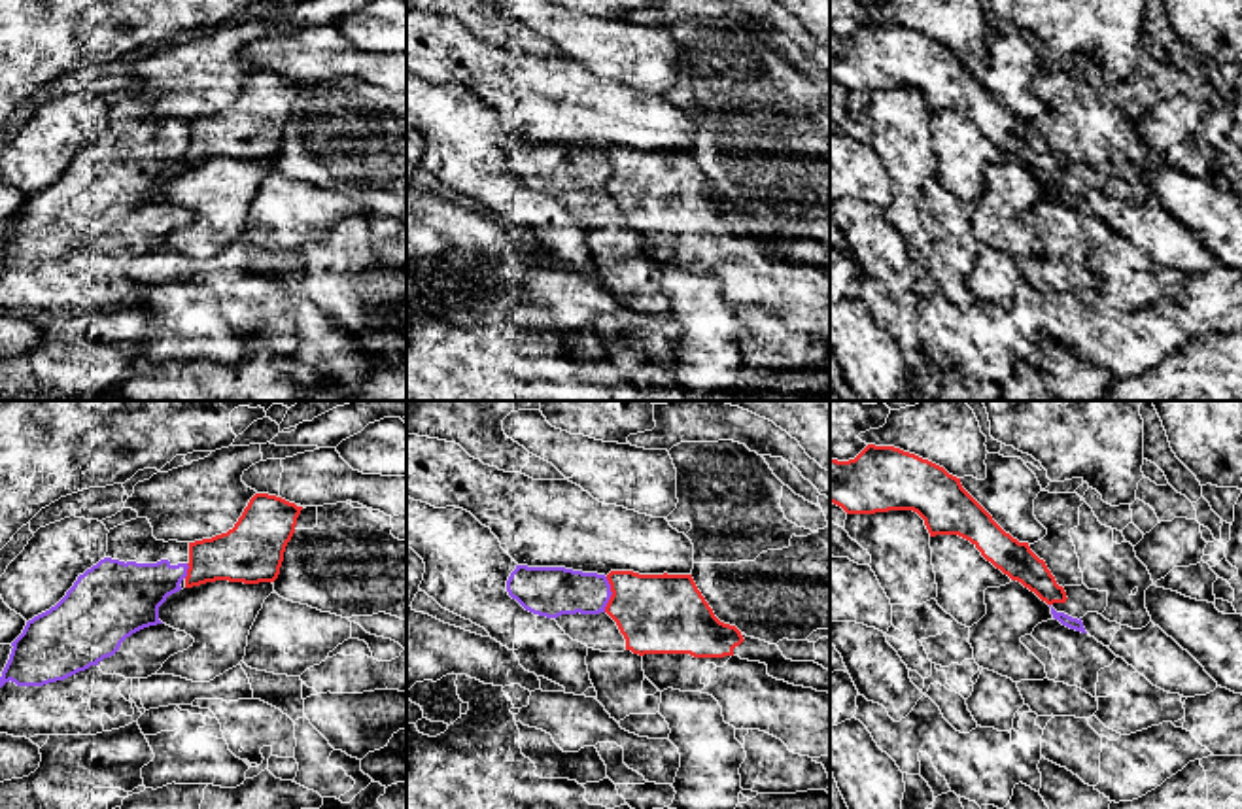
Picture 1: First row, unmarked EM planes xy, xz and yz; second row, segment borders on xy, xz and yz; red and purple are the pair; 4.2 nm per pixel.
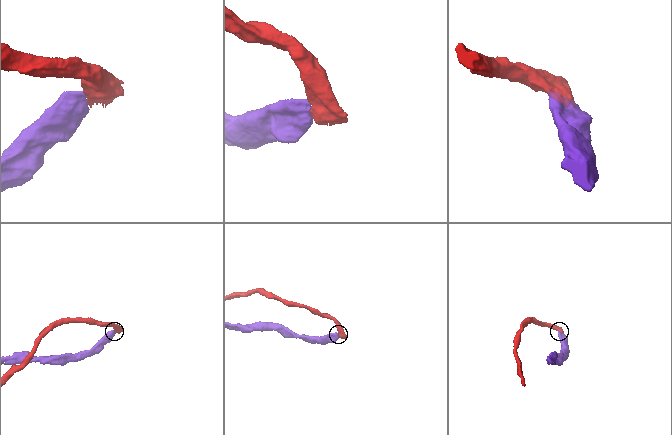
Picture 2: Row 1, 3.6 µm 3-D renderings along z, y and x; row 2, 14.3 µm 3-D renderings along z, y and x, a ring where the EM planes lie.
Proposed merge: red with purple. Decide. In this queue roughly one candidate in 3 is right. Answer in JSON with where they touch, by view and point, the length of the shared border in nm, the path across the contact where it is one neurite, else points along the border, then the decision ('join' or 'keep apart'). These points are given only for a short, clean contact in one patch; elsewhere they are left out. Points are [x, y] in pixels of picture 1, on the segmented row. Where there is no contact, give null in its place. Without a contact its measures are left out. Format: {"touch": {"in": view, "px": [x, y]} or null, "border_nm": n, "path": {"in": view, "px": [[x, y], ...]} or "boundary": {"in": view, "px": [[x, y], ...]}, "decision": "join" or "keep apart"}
{"touch": {"in": "xz", "px": [613, 594]}, "border_nm": 150, "boundary": {"in": "xz", "px": [[607, 577], [611, 598], [603, 611]]}, "decision": "keep apart"}

